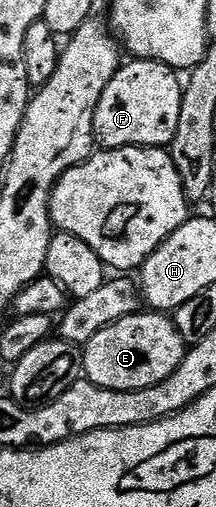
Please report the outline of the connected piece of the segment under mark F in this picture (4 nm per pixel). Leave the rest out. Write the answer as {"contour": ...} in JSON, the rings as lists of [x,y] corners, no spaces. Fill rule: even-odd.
{"contour":[[[133,58],[128,62],[117,71],[110,85],[106,85],[98,101],[98,109],[94,113],[93,140],[104,149],[167,148],[174,141],[174,133],[178,133],[178,113],[182,113],[184,88],[181,76],[159,59]]]}

